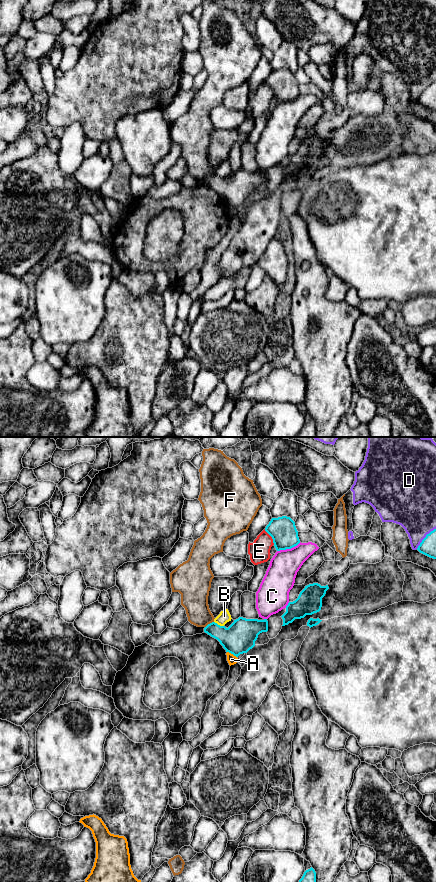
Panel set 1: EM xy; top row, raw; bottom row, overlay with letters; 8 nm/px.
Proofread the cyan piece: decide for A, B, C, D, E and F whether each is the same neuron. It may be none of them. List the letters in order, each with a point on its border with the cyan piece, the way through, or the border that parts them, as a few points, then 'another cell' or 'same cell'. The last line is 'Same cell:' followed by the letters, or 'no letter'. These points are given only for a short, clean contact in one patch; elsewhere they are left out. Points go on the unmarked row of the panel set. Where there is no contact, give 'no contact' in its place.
A: contact xy (232, 205); border xy (227, 203), (236, 209); another cell
B: contact xy (219, 177); another cell
C: contact xy (288, 100); another cell
D: contact xy (425, 89); another cell
E: contact xy (271, 88); another cell
F: contact xy (210, 175); another cell
Same cell: no letter

